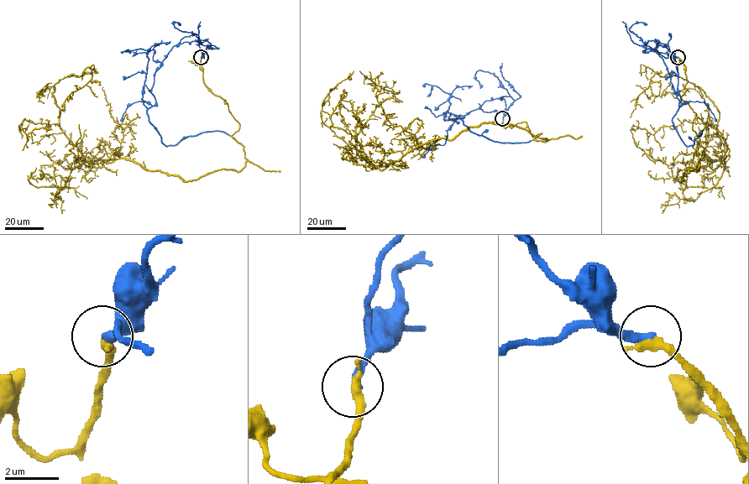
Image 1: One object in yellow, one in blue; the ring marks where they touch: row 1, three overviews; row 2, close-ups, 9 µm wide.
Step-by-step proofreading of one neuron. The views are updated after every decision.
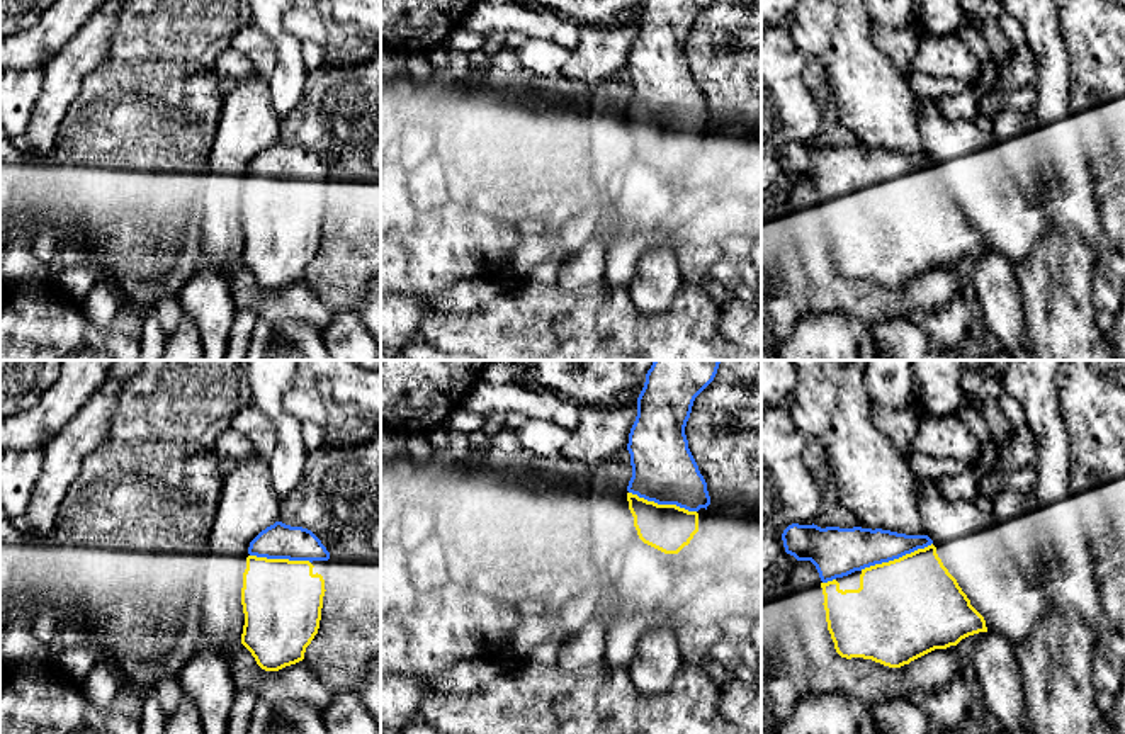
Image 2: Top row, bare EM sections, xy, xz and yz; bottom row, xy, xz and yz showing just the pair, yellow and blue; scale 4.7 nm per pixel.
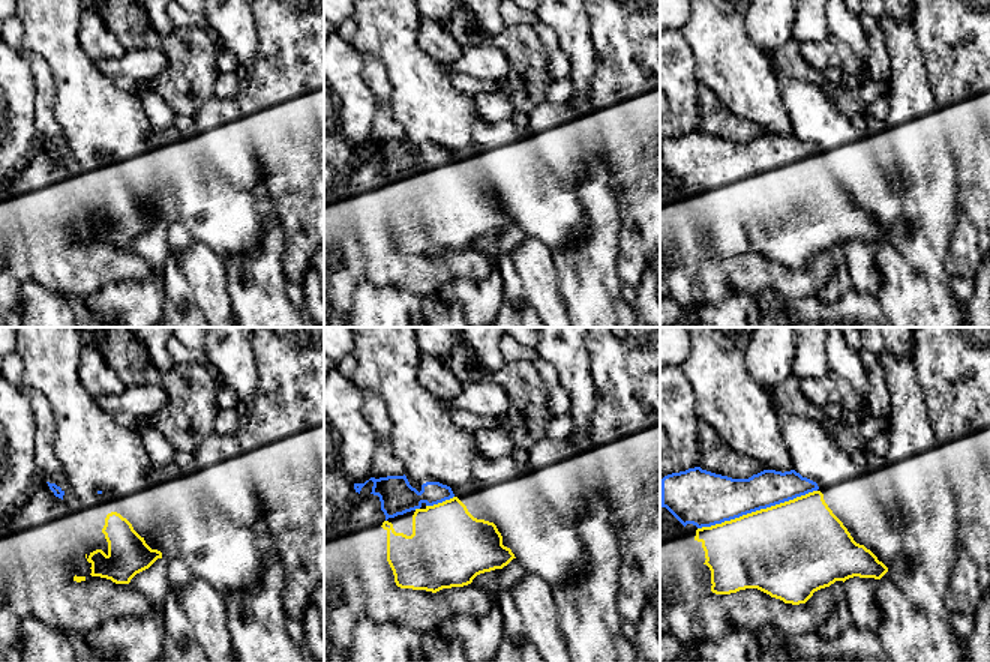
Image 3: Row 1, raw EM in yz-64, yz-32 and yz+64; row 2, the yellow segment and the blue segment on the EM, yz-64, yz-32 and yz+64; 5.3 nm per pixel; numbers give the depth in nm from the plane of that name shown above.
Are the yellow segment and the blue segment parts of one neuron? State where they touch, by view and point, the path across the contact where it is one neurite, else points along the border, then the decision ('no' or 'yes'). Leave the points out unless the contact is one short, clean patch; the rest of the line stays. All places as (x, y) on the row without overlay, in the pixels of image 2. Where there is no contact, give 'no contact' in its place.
contact yz (896, 179); yes

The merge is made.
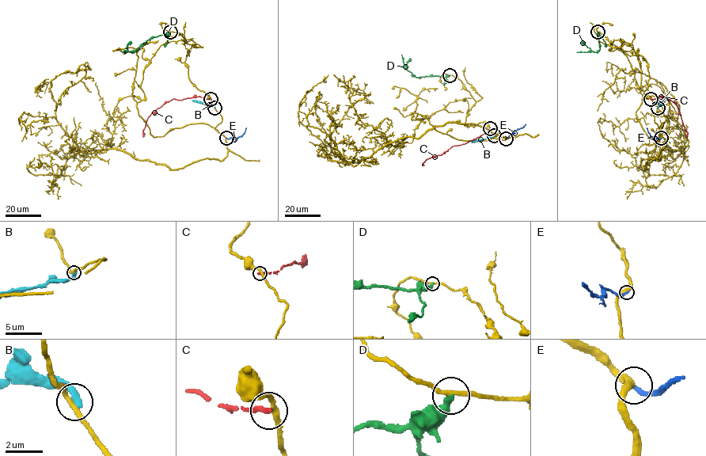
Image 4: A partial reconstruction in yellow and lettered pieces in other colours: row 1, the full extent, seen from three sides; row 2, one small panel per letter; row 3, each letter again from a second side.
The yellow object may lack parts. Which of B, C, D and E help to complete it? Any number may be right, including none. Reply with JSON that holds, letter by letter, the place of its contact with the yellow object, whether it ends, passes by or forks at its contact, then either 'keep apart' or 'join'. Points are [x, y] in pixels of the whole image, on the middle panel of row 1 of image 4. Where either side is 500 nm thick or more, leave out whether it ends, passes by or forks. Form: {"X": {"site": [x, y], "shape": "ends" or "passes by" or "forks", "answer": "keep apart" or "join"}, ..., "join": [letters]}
{"B": {"site": [494, 135], "shape": "ends", "answer": "keep apart"}, "C": {"site": [490, 128], "shape": "ends", "answer": "keep apart"}, "D": {"site": [449, 75], "shape": "ends", "answer": "keep apart"}, "E": {"site": [506, 138], "shape": "ends", "answer": "keep apart"}, "join": []}

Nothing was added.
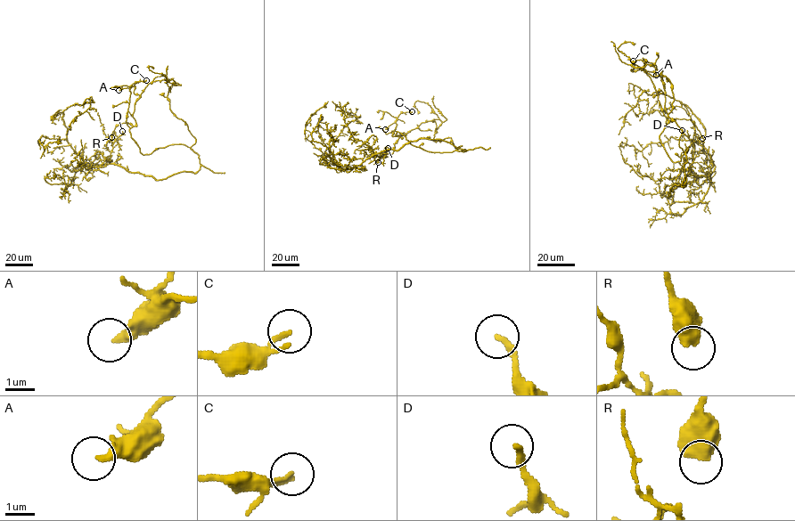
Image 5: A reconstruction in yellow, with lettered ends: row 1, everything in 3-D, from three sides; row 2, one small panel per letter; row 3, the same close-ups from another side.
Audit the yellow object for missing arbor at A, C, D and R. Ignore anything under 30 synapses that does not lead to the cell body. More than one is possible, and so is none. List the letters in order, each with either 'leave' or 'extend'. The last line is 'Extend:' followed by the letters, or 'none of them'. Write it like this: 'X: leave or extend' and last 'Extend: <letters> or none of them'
A: leave
C: leave
D: extend
R: leave
Extend: D

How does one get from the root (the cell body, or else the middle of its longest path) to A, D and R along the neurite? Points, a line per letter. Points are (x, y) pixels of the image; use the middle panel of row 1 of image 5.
A: (421, 138), (439, 139), (466, 150), (427, 151), (413, 145), (401, 133), (393, 136), (395, 122), (385, 129)
D: (421, 138), (405, 143), (397, 150), (377, 153), (377, 156), (388, 150), (388, 148)
R: (421, 138), (439, 139), (466, 150), (427, 151), (397, 131), (393, 152), (378, 162)

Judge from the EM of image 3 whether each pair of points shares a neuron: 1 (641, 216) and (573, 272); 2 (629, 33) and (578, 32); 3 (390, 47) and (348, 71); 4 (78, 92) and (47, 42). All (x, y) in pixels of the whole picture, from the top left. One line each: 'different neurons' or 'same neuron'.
1: different neurons
2: different neurons
3: different neurons
4: same neuron

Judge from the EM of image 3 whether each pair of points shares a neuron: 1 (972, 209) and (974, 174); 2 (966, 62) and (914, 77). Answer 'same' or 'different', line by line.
1: same
2: different

